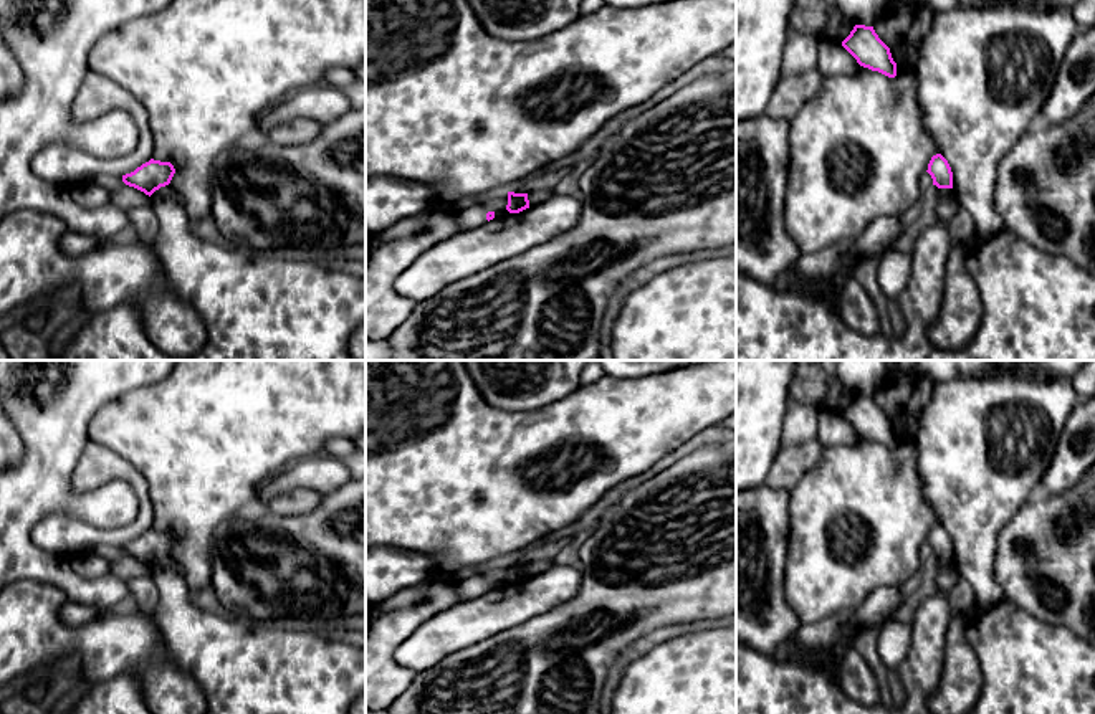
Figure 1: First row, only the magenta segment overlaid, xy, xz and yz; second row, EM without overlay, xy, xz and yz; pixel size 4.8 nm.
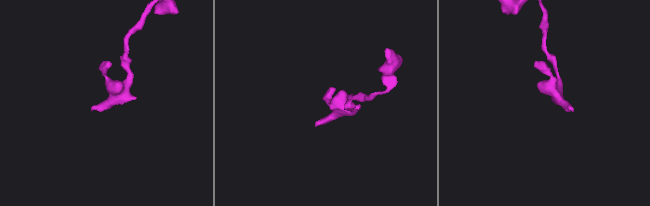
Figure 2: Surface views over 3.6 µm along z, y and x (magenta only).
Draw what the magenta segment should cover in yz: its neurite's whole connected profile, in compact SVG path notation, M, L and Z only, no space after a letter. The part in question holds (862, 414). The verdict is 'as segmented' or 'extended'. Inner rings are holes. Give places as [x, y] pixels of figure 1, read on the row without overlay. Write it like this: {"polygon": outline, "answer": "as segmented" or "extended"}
{"polygon": "M855 395L842 416L857 430L857 433L888 448L897 446L897 433L890 418L878 408L873 397Z", "answer": "as segmented"}

